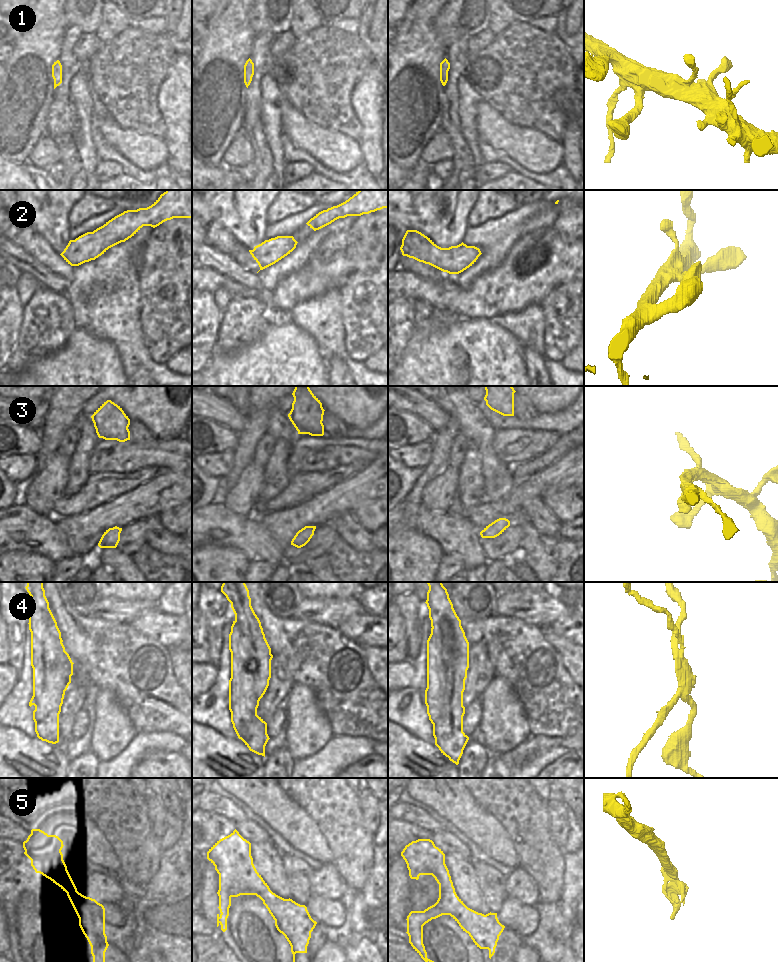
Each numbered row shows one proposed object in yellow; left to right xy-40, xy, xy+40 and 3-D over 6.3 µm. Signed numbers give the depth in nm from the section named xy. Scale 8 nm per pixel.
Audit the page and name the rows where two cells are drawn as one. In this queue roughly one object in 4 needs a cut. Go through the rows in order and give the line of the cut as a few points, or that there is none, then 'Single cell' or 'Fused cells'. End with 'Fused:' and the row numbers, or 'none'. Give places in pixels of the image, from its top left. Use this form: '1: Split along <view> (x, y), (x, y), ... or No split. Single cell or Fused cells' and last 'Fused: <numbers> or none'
1: No split. Single cell
2: No split. Single cell
3: No split. Single cell
4: Split along xy+40 (431, 628), (438, 655), (446, 668), (443, 709), (433, 725). Fused cells
5: Split along xy+40 (439, 896), (448, 896), (462, 908), (466, 907). Fused cells
Fused: 4, 5.

